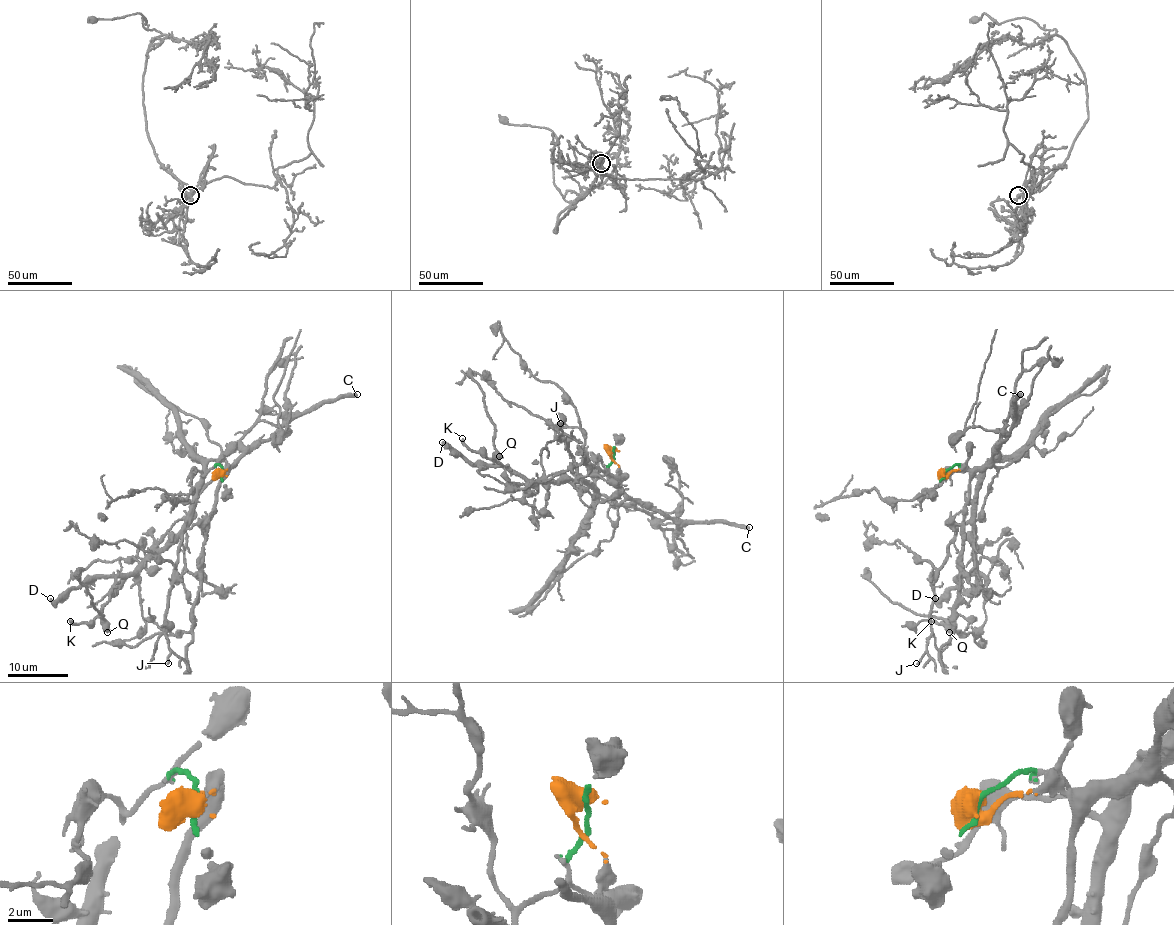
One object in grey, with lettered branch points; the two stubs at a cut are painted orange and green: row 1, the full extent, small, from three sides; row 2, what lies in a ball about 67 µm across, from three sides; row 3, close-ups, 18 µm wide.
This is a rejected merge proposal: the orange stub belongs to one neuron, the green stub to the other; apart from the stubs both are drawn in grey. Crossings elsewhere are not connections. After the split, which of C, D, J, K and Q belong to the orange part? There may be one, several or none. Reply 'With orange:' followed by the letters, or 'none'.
With orange: C

